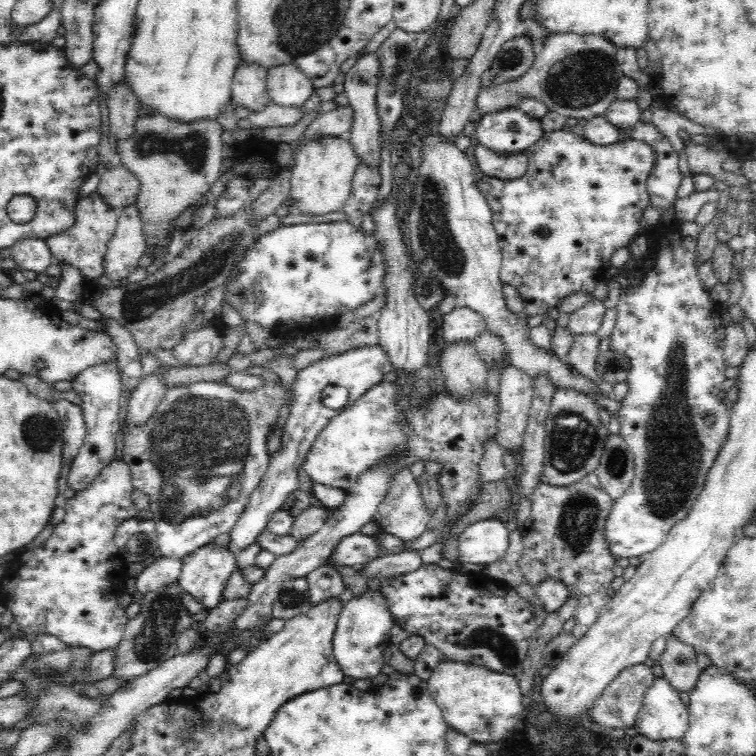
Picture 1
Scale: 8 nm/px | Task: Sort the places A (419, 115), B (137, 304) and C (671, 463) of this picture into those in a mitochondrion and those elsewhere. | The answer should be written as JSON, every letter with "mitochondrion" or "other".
{"A":"mitochondrion","B":"mitochondrion","C":"mitochondrion"}

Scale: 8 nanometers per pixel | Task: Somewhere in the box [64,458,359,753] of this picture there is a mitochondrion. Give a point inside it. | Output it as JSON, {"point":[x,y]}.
{"point":[154,638]}

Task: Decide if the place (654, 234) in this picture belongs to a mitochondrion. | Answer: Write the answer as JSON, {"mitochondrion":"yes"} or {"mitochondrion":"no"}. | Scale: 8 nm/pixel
{"mitochondrion":"no"}

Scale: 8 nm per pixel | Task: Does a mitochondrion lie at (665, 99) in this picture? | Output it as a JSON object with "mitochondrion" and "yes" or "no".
{"mitochondrion":"no"}

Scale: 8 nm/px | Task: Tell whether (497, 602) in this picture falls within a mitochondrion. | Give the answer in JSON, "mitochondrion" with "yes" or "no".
{"mitochondrion":"no"}

